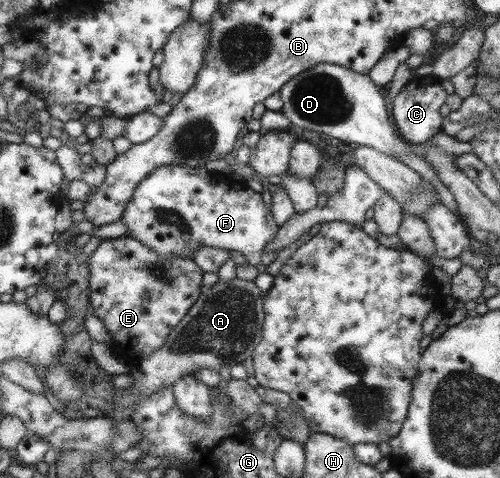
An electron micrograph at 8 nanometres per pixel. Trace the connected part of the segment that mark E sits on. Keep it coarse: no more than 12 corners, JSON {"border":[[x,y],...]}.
{"border":[[133,238],[87,258],[93,315],[130,368],[202,289],[188,258]]}

